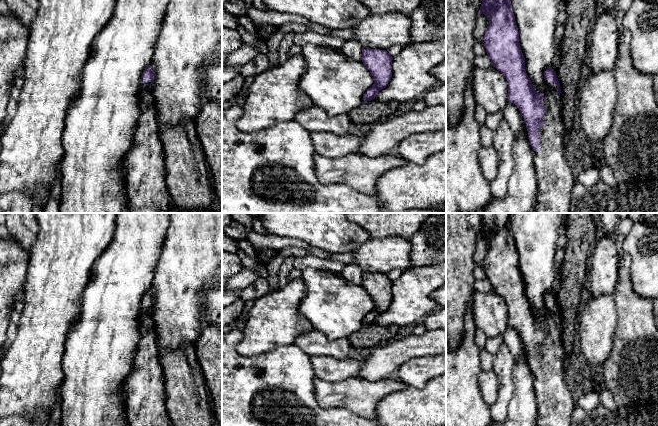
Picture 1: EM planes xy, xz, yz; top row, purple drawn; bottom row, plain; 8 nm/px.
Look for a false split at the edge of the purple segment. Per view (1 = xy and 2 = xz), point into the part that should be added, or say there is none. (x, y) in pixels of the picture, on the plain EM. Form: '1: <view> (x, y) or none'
1: xy (144, 388)
2: none

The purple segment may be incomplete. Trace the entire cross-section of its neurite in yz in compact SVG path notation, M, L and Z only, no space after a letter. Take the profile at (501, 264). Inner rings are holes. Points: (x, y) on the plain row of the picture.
M481 213L481 218L482 228L480 230L479 238L484 238L489 243L483 266L486 276L492 289L499 294L507 304L508 325L515 328L523 340L528 355L530 369L535 375L534 387L538 412L534 426L570 426L576 403L565 379L566 359L561 343L561 313L556 296L552 291L546 293L544 296L544 315L539 317L535 314L525 293L525 282L519 267L519 257L511 229L510 213Z

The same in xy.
M148 290L141 300L141 338L133 357L131 372L123 382L127 426L172 426L166 407L165 382L154 330L154 298L154 291Z

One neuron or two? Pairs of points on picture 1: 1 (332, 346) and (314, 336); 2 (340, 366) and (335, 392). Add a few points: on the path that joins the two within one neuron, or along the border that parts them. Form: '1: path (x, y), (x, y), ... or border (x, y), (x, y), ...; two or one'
1: path (328, 346), (324, 346), (318, 340); one
2: border (315, 377), (332, 382), (358, 378); two

